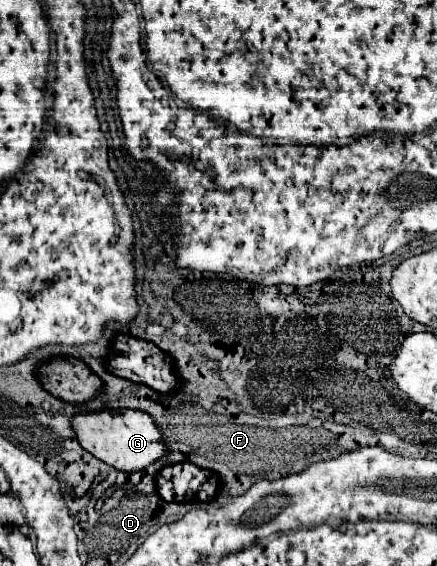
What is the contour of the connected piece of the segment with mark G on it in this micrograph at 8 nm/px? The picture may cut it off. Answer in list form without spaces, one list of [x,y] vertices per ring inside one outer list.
[[[105,409],[91,413],[75,413],[71,427],[85,451],[119,471],[141,471],[167,453],[161,433],[147,413],[135,409]]]

